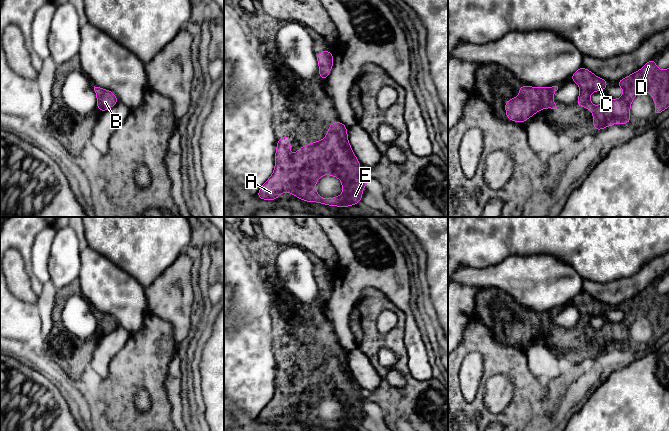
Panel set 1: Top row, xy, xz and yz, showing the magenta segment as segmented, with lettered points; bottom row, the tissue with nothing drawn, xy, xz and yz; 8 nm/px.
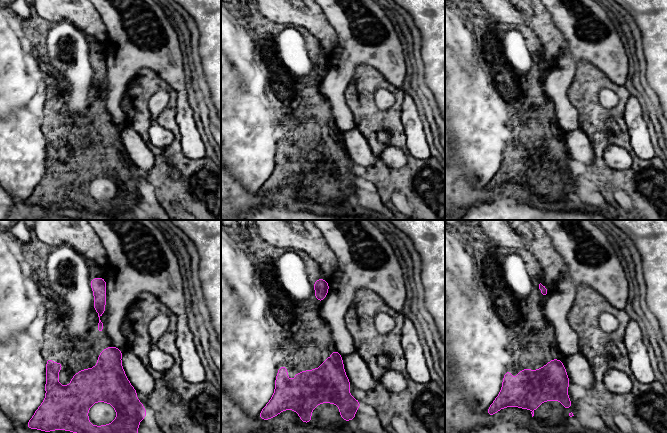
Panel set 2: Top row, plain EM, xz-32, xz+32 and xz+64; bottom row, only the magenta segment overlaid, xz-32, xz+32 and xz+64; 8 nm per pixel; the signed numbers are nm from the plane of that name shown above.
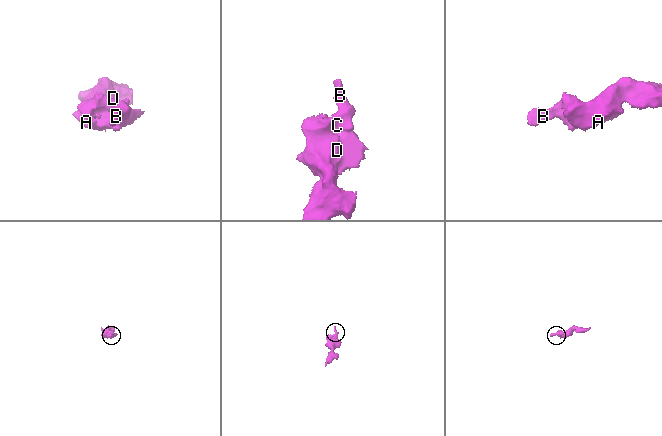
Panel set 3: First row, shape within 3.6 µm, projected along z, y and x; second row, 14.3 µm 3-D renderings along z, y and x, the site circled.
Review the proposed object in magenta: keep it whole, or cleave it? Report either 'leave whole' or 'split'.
leave whole

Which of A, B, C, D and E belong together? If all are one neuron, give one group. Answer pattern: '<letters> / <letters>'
A B C D E

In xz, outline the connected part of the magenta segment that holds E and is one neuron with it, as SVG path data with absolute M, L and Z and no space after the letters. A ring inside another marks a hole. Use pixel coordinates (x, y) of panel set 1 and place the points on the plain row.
M333 346L326 361L318 366L309 367L298 372L298 376L290 379L290 359L279 362L275 378L275 393L270 402L262 409L257 421L264 424L276 424L282 416L292 417L295 421L329 430L349 431L362 424L363 412L369 407L367 399L360 394L360 386L354 379L348 365L347 351L342 346ZM328 398L341 404L343 417L335 422L321 422L315 407L321 400Z

